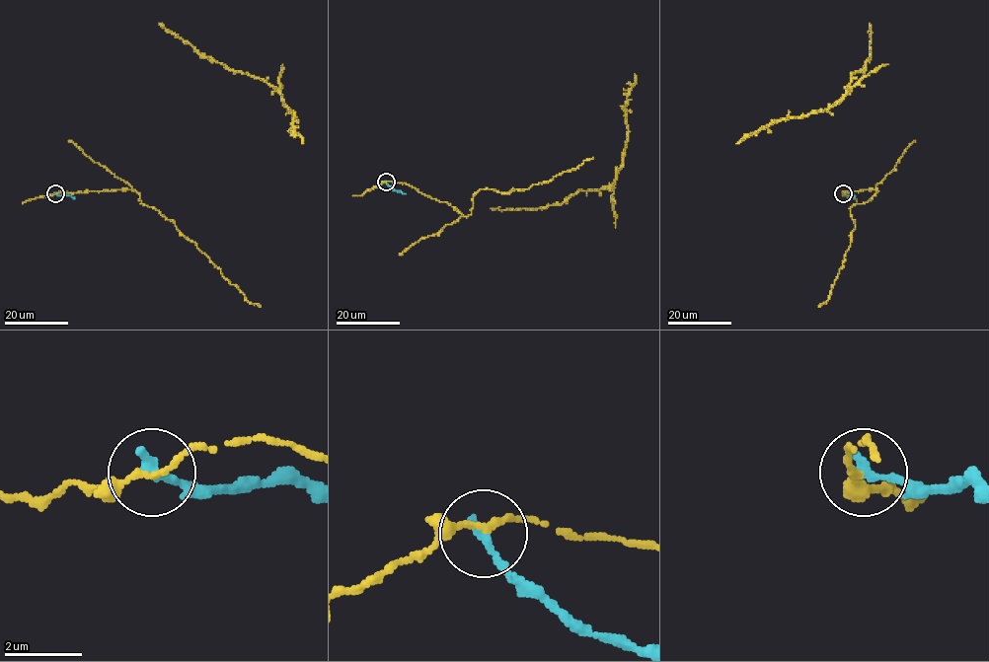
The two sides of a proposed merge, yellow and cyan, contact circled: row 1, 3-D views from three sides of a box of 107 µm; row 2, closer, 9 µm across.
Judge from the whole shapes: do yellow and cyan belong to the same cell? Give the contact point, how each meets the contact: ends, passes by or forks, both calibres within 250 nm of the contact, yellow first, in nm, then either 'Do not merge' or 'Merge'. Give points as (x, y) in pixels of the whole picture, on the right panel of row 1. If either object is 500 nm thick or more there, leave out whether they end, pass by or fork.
Place: (843, 193). At the ring yellow passes by. At the ring cyan ends. Thickness 150 nm (yellow) against 300 nm. Do not merge

